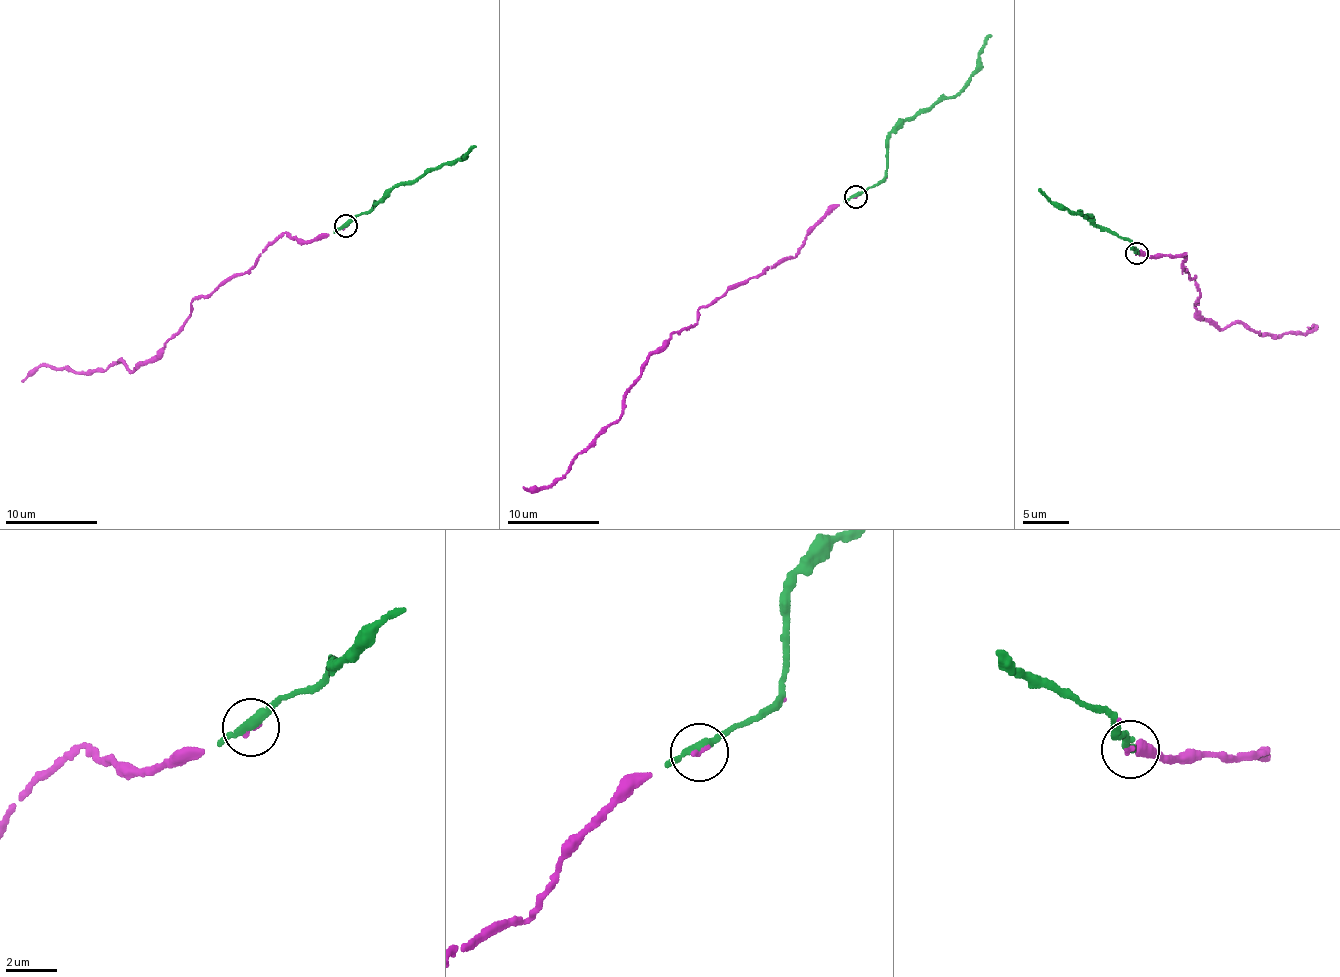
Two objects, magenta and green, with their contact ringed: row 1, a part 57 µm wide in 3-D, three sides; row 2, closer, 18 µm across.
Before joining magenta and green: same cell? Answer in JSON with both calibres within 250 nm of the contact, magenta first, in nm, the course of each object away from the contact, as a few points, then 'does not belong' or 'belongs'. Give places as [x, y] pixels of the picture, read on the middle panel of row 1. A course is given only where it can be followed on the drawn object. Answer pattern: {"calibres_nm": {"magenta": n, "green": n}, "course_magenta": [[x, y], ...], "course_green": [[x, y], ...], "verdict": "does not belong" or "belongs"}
{"calibres_nm": {"magenta": 170, "green": 280}, "course_magenta": [[856, 197], [829, 207], [791, 258], [672, 332], [622, 414], [564, 475], [523, 486]], "course_green": [[856, 195], [875, 187], [885, 176], [892, 129], [957, 94], [978, 64], [990, 34]], "verdict": "belongs"}

